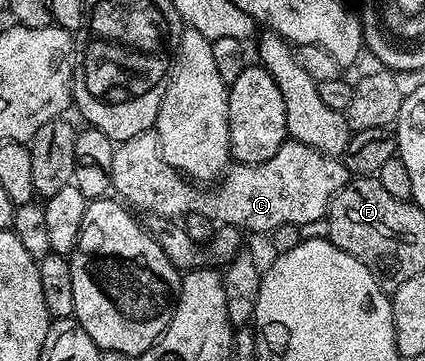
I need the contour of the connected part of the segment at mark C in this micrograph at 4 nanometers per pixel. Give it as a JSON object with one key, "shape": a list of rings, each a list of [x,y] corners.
{"shape":[[[154,129],[145,133],[137,133],[137,137],[129,137],[123,143],[118,144],[112,153],[111,186],[114,194],[124,204],[134,208],[136,212],[147,211],[148,216],[159,215],[163,219],[178,220],[180,217],[186,216],[194,208],[191,206],[196,203],[199,206],[196,207],[198,214],[204,215],[205,218],[216,224],[225,227],[238,227],[247,233],[250,231],[269,233],[273,229],[277,229],[277,225],[289,225],[290,223],[302,225],[324,218],[327,210],[331,208],[333,197],[348,181],[349,172],[343,164],[342,158],[326,155],[309,145],[288,141],[281,145],[281,149],[277,149],[277,153],[273,153],[273,157],[269,157],[269,161],[235,163],[222,176],[221,182],[215,185],[220,185],[220,187],[212,186],[210,189],[200,190],[203,192],[195,199],[194,189],[196,190],[196,188],[189,185],[188,180],[178,171],[173,170],[159,154],[159,135]]]}

